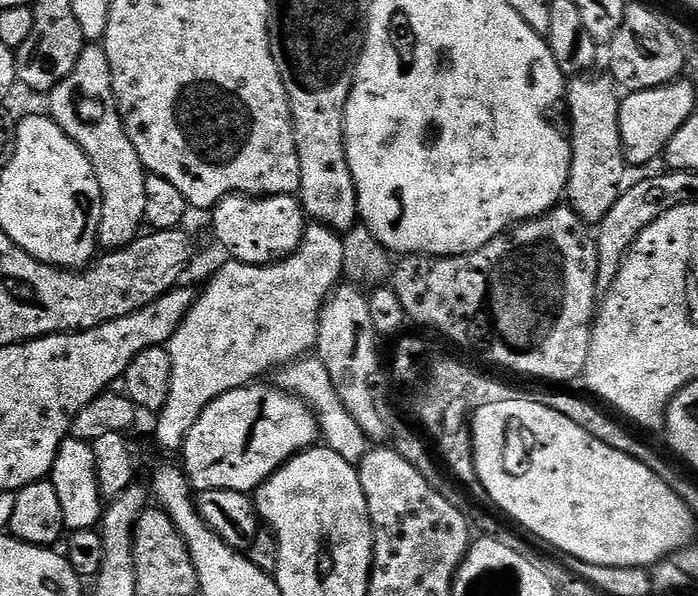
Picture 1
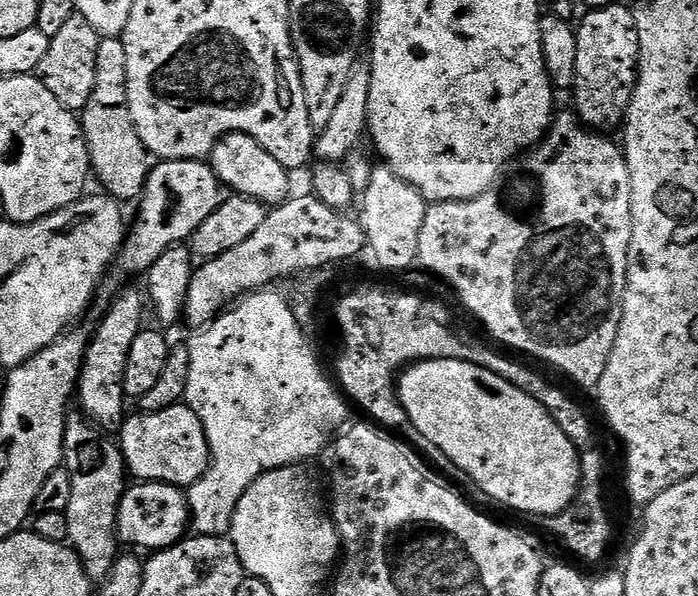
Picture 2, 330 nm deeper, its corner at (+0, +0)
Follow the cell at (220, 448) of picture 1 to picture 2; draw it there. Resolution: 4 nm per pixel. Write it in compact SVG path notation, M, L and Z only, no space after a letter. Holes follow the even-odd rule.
M177 402L166 410L135 415L129 415L118 428L118 433L120 432L118 447L121 455L124 456L127 475L136 482L172 484L176 488L185 490L194 482L198 482L198 478L202 478L202 474L208 469L209 454L202 424L192 408L188 407L187 403Z

